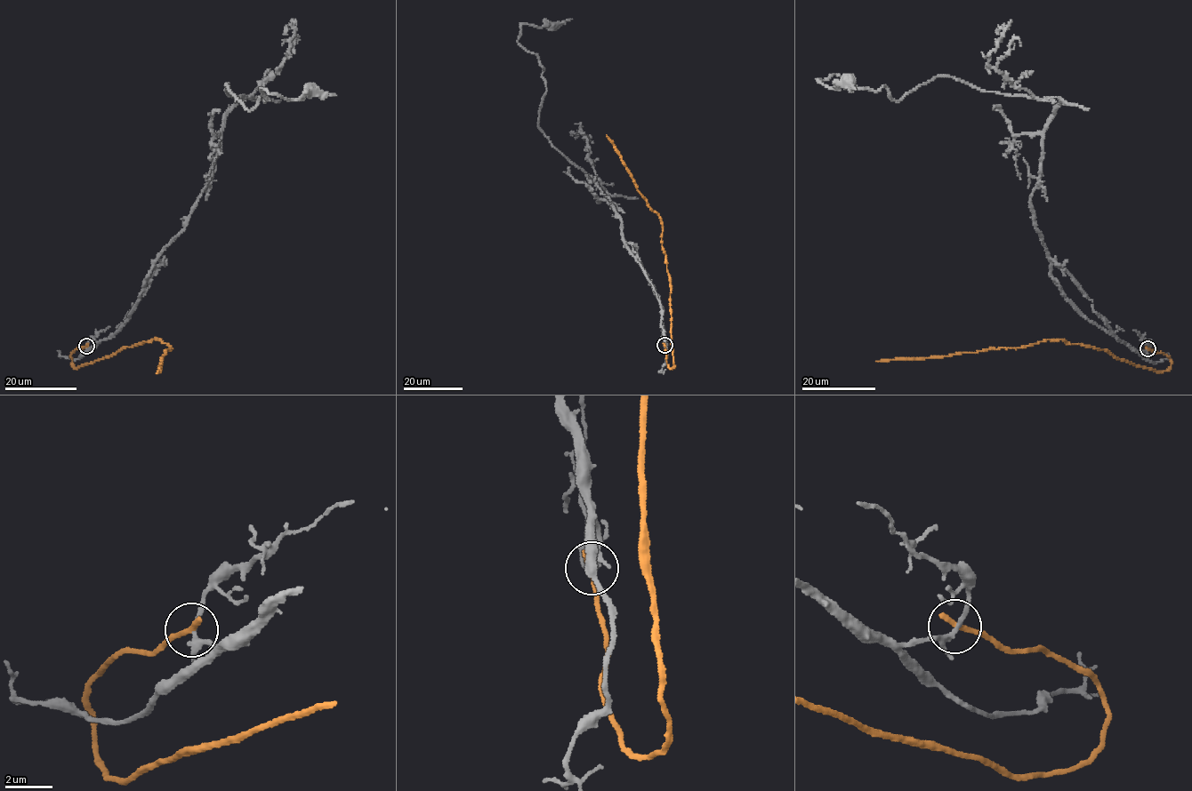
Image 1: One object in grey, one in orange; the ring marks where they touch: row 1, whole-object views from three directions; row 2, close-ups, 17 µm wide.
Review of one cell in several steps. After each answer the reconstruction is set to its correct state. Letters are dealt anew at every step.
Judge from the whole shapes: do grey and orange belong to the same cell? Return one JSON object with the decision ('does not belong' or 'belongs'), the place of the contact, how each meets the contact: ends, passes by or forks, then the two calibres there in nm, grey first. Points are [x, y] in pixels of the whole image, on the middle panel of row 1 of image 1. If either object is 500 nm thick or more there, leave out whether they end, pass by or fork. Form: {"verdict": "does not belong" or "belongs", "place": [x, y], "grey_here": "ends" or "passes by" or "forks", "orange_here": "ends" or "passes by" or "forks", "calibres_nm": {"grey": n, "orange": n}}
{"verdict": "does not belong", "place": [664, 345], "grey_here": "forks", "orange_here": "ends", "calibres_nm": {"grey": 170, "orange": 280}}

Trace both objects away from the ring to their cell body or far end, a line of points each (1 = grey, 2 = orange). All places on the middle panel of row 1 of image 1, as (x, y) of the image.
1: (664, 345), (607, 192), (538, 127), (543, 67), (518, 38), (551, 24)
2: (664, 345), (666, 363), (673, 368), (671, 288), (662, 243), (660, 217), (651, 209), (607, 134)

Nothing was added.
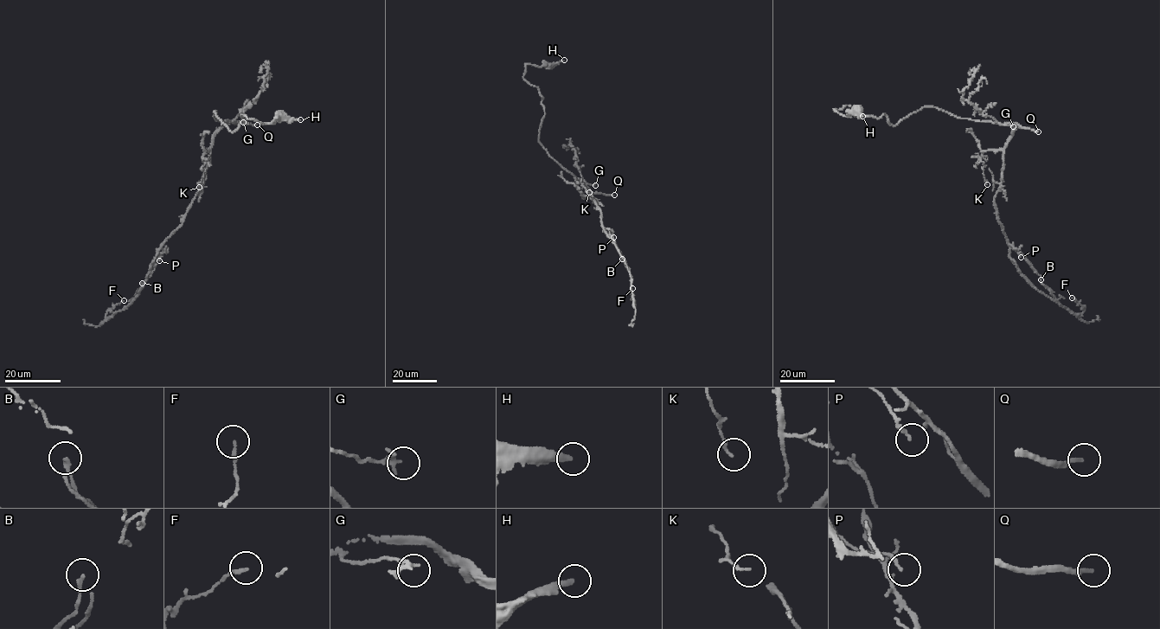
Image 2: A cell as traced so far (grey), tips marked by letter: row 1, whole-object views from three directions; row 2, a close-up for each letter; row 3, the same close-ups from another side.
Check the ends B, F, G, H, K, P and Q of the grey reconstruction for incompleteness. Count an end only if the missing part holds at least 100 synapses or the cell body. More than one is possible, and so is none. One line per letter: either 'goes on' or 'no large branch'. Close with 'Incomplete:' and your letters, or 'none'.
B: no large branch
F: no large branch
G: no large branch
H: no large branch
K: no large branch
P: no large branch
Q: goes on
Incomplete: Q

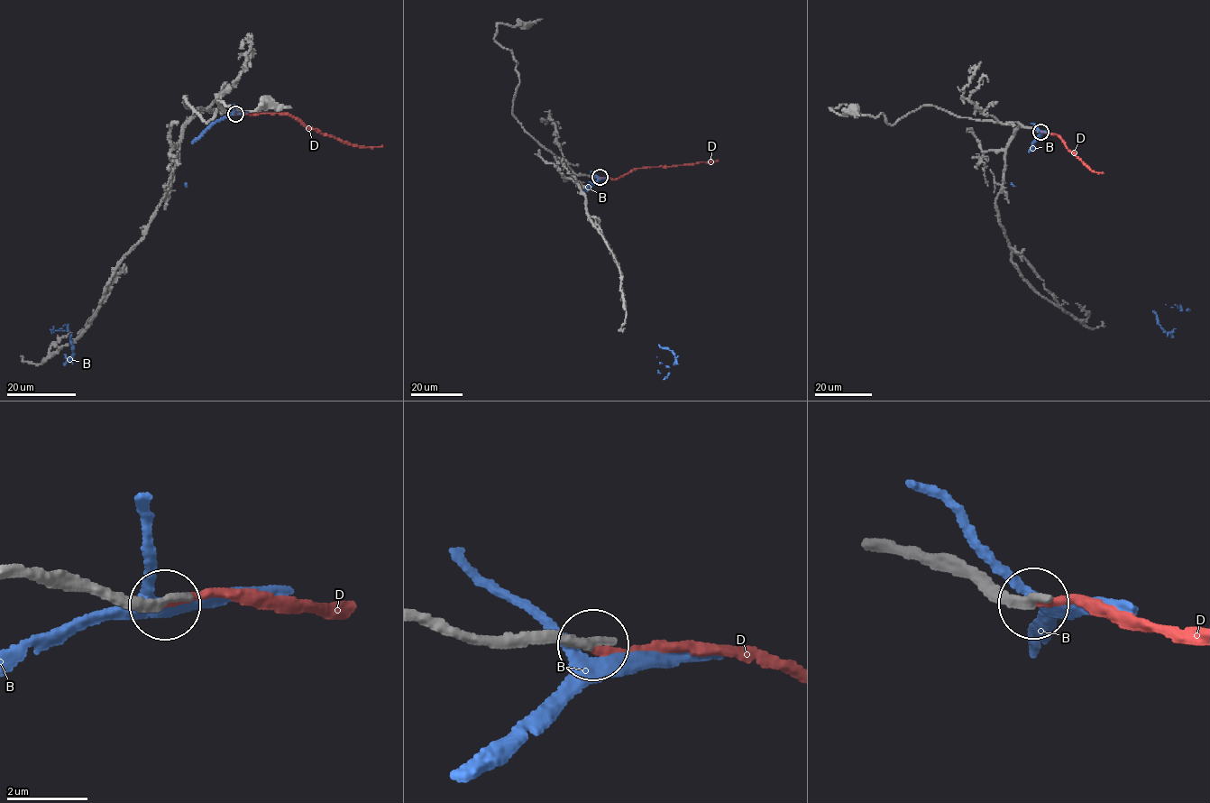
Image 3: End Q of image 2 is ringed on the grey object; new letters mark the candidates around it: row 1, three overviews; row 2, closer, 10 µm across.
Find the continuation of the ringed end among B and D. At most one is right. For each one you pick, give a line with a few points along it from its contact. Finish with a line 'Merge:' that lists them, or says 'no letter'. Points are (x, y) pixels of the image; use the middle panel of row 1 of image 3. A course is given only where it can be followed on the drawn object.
D: it runs (600, 177), (617, 179), (639, 168), (718, 160)
Merge: D

